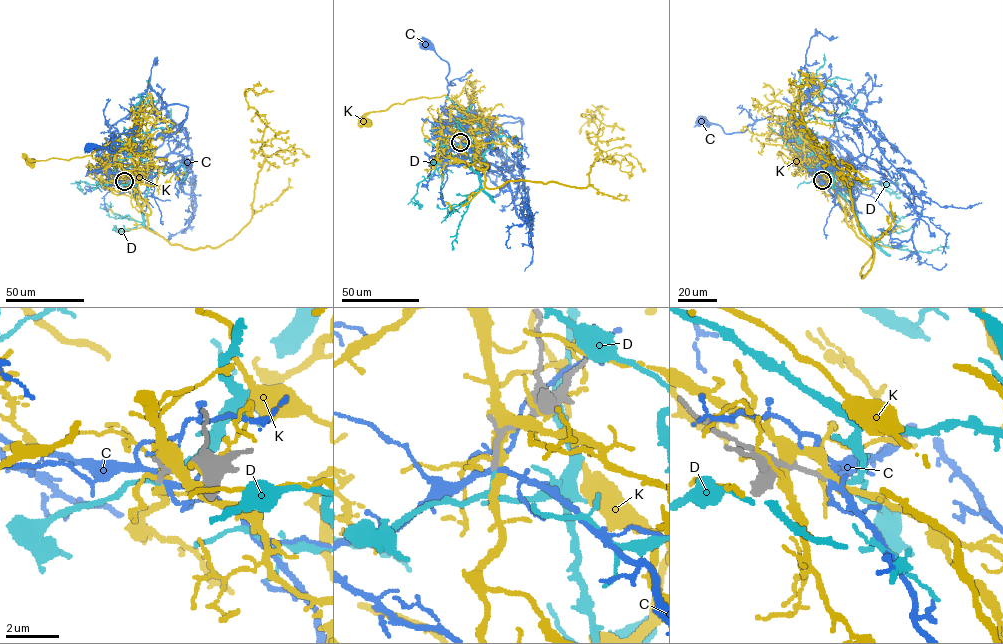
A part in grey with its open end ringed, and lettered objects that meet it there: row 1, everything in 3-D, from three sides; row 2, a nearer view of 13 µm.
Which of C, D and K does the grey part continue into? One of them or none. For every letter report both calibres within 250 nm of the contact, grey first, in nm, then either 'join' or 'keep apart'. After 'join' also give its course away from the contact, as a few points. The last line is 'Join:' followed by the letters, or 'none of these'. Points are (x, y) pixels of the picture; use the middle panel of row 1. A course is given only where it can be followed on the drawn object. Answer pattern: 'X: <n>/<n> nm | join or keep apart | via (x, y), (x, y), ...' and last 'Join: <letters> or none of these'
C: 200/200 nm | keep apart
D: 200/120 nm | keep apart
K: 200/280 nm | keep apart
Join: none of these

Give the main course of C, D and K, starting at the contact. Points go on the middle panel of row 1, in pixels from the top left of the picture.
C: (460, 142), (447, 152), (446, 166), (470, 164), (478, 155), (447, 111), (445, 102), (448, 64), (424, 42)
D: (460, 142), (471, 159), (469, 166), (450, 154), (450, 142), (467, 123), (481, 126), (487, 134), (471, 157)
K: (460, 142), (457, 124), (450, 115), (452, 101), (445, 95), (410, 99), (370, 112), (365, 117), (367, 122)

